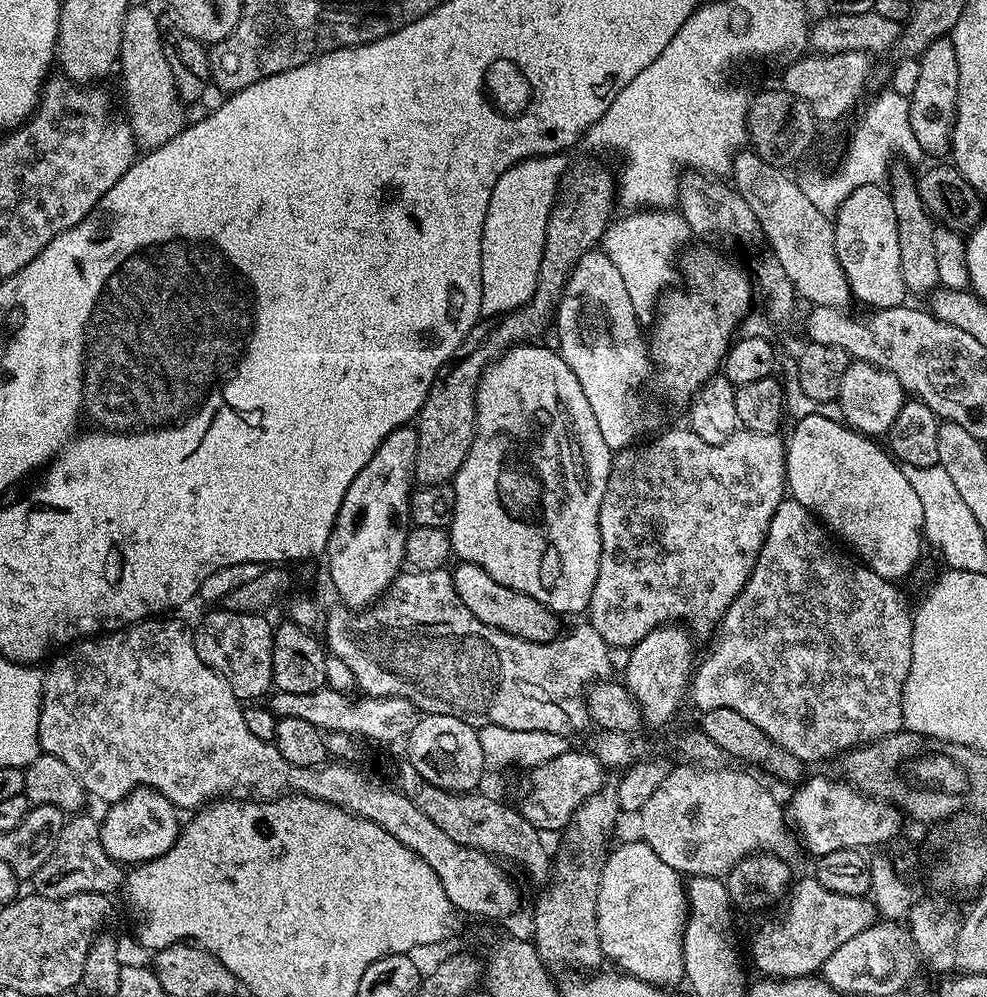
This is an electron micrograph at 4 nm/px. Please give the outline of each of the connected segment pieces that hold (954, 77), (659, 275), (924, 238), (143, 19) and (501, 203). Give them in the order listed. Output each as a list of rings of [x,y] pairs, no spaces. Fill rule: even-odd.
[[[948,37],[930,42],[926,50],[919,53],[918,83],[914,94],[908,97],[910,110],[910,130],[918,138],[918,146],[925,157],[944,158],[952,147],[952,131],[956,121],[956,104],[958,102],[958,54],[954,54],[954,42]]]
[[[636,210],[628,216],[627,220],[618,218],[609,223],[604,232],[602,250],[625,279],[625,289],[633,303],[635,316],[642,326],[648,326],[655,320],[659,300],[667,291],[666,286],[676,275],[678,255],[694,233],[684,216],[676,210]]]
[[[893,163],[890,169],[890,195],[894,202],[894,214],[898,218],[898,259],[902,262],[902,282],[909,293],[927,297],[936,291],[938,278],[938,254],[934,254],[934,234],[937,225],[926,210],[916,189],[918,180],[907,163]]]
[[[133,6],[128,9],[122,30],[119,72],[124,79],[124,100],[128,103],[126,119],[132,126],[137,149],[151,150],[166,146],[166,142],[173,140],[186,126],[186,105],[176,88],[170,62],[166,62],[157,13],[152,13],[148,8]]]
[[[557,154],[521,160],[502,174],[496,189],[490,194],[482,238],[480,310],[485,317],[499,318],[506,312],[513,312],[517,306],[527,304],[534,294],[538,286],[538,270],[542,266],[546,226],[565,175],[564,159],[563,155]]]

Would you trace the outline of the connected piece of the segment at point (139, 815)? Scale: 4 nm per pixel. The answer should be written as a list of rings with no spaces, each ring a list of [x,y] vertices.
[[[135,788],[126,798],[111,805],[101,819],[100,837],[107,856],[124,866],[135,866],[160,857],[176,844],[182,827],[179,811],[161,792],[152,788]]]

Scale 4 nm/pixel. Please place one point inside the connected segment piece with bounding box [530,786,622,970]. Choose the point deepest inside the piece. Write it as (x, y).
(565, 926)

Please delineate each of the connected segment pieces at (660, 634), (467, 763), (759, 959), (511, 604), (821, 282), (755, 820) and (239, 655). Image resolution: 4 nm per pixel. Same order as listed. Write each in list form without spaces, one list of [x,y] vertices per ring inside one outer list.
[[[673,622],[650,630],[642,642],[631,648],[630,662],[622,674],[622,683],[635,698],[645,725],[662,727],[675,714],[683,698],[685,700],[694,671],[692,640],[694,641],[693,633],[687,627]]]
[[[446,714],[421,715],[406,738],[407,744],[407,763],[412,764],[426,782],[434,782],[434,786],[447,792],[475,792],[481,787],[480,779],[486,773],[482,742],[479,731],[466,722]]]
[[[815,878],[799,880],[791,885],[787,893],[784,913],[773,920],[762,921],[752,936],[752,960],[761,977],[793,980],[819,973],[826,958],[830,958],[842,942],[854,938],[854,934],[862,934],[862,930],[877,923],[878,913],[871,899],[831,893]]]
[[[460,562],[455,566],[457,568],[451,569],[455,589],[462,598],[462,606],[466,606],[478,622],[486,622],[486,626],[494,626],[494,630],[502,630],[530,642],[548,644],[561,635],[561,617],[538,602],[538,598],[530,598],[530,594],[522,594],[518,590],[510,590],[510,586],[502,586],[502,582],[494,582],[494,578],[490,578],[490,574],[486,574],[486,570],[477,564]]]
[[[741,150],[736,153],[734,157],[735,172],[734,187],[742,198],[746,198],[750,210],[754,210],[754,218],[758,218],[760,223],[760,232],[768,239],[771,246],[769,248],[771,255],[781,263],[786,276],[790,278],[790,282],[796,290],[797,297],[803,301],[808,300],[809,305],[812,306],[848,308],[851,305],[850,302],[854,300],[854,295],[836,253],[835,223],[829,216],[822,214],[822,210],[817,210],[810,203],[810,198],[806,198],[806,194],[802,194],[799,183],[793,177],[791,180],[785,169],[766,162],[754,150]]]
[[[681,765],[669,771],[638,814],[639,835],[666,866],[674,866],[688,878],[724,878],[739,860],[755,852],[769,852],[789,862],[801,855],[801,845],[786,823],[785,809],[770,789],[729,766]]]
[[[212,610],[208,617],[194,628],[198,658],[206,662],[221,676],[228,679],[230,690],[242,702],[256,702],[259,696],[267,697],[273,691],[272,683],[272,634],[268,616],[254,612],[229,612]]]

